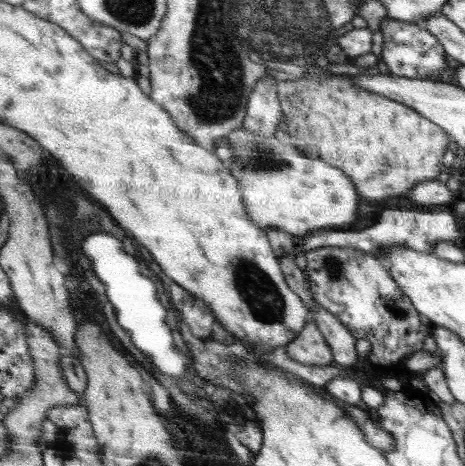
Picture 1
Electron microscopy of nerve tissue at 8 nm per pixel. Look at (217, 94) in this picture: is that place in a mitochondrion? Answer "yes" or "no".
yes

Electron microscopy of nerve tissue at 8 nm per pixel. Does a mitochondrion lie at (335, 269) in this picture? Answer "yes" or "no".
yes

